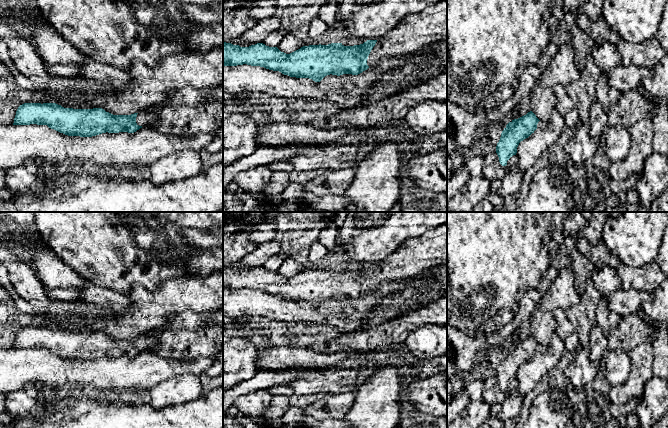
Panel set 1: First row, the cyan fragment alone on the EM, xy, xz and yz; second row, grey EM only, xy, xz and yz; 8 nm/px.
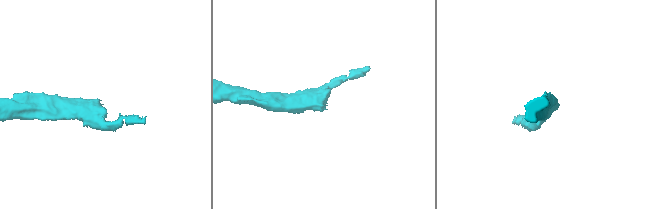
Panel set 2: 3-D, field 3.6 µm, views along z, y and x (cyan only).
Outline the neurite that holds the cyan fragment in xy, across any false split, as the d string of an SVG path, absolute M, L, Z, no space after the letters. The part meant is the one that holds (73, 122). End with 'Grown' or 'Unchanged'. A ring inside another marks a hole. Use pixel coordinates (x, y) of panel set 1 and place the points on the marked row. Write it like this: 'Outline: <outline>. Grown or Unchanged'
Outline: M24 103L16 111L13 125L47 125L68 136L92 137L102 133L134 133L142 127L152 128L158 117L154 113L142 111L131 115L113 115L102 108L73 109L56 103Z. Grown

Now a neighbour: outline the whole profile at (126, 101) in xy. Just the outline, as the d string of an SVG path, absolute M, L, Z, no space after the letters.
M223 48L169 55L154 66L134 60L127 72L130 85L117 91L90 86L82 89L72 87L69 91L75 100L102 108L113 115L139 113L163 103L166 91L185 87L209 90L222 85Z

